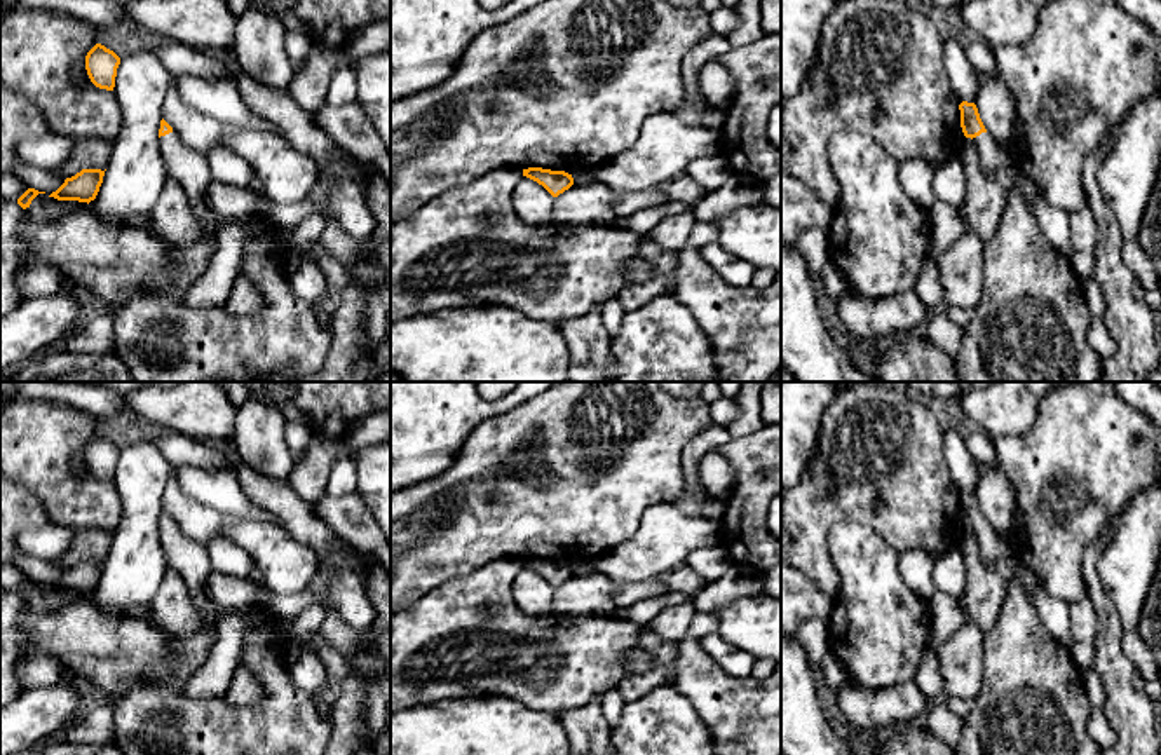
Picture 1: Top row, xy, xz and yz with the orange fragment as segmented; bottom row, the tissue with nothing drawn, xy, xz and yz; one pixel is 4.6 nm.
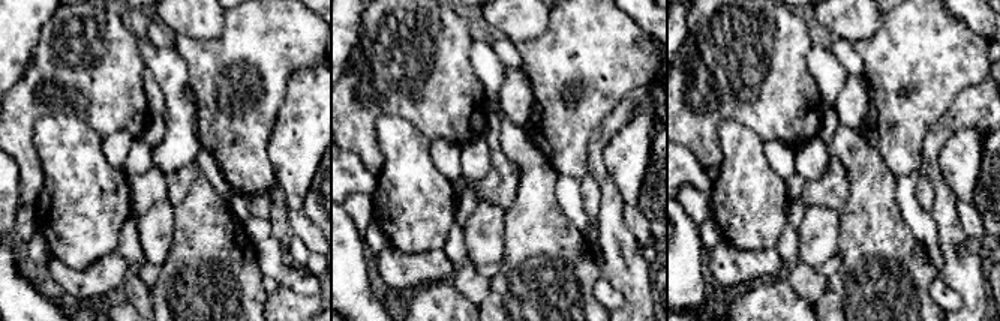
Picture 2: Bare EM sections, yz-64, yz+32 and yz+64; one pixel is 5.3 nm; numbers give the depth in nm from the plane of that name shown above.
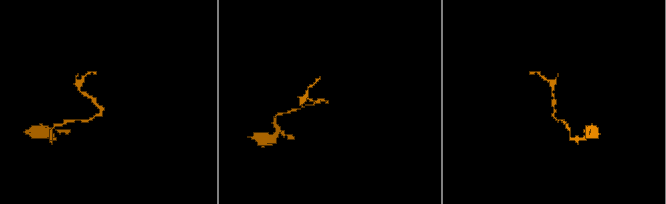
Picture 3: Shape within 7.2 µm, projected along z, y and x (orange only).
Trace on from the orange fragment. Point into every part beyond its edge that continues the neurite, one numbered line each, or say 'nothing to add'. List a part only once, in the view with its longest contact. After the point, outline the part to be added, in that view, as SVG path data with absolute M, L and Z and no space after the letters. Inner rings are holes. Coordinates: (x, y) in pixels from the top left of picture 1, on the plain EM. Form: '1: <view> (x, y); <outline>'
1: yz (1032, 701); M988 525L973 528L981 565L1001 575L1006 582L1006 598L992 629L983 635L983 678L974 708L966 715L962 738L955 755L1102 755L1102 748L1088 732L1091 703L1083 684L1083 673L1072 656L1058 645L1042 621L1032 596L1016 579L1018 560L1009 551L1006 541Z

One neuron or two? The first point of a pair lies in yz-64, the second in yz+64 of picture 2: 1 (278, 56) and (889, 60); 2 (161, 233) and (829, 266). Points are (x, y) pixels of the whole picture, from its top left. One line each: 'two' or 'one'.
1: one
2: two

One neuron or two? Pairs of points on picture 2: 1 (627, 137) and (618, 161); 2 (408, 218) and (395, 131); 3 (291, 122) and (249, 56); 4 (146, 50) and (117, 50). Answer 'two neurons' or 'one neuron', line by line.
1: one neuron
2: one neuron
3: two neurons
4: two neurons

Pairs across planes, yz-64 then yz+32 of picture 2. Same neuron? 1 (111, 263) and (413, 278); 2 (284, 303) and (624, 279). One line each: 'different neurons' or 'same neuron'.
1: same neuron
2: same neuron

